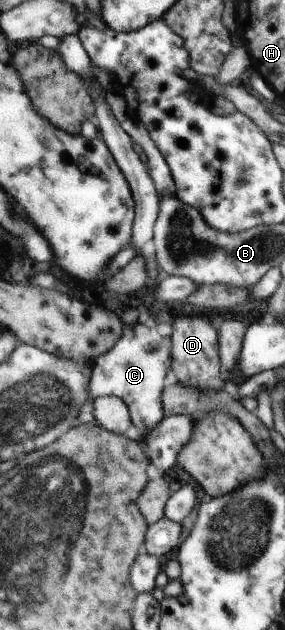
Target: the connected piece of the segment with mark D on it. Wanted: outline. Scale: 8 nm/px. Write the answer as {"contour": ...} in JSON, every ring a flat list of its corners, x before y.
{"contour":[[197,316,177,317,172,323,170,366,178,382,200,390,230,390,228,371,221,371,219,367,219,327,215,327,211,319,199,319]]}

